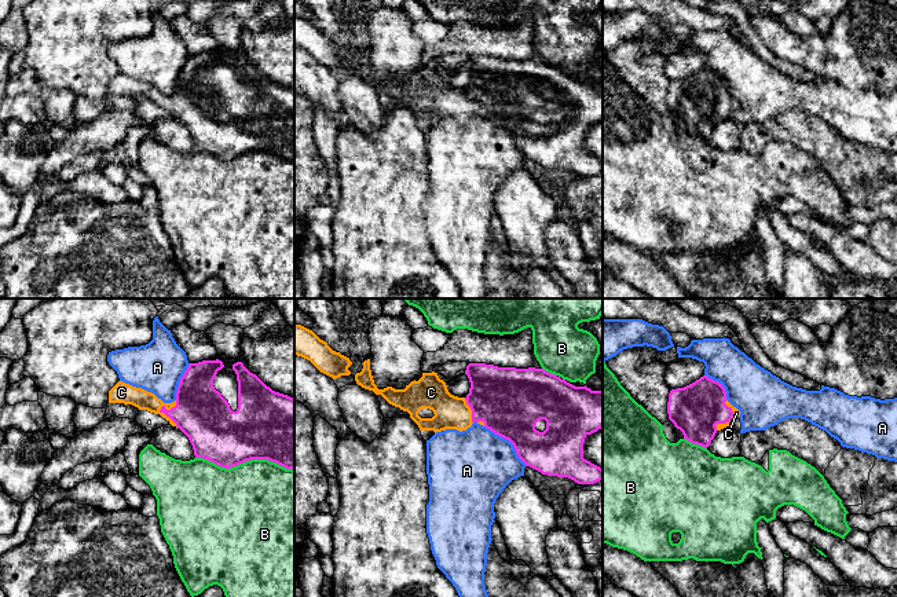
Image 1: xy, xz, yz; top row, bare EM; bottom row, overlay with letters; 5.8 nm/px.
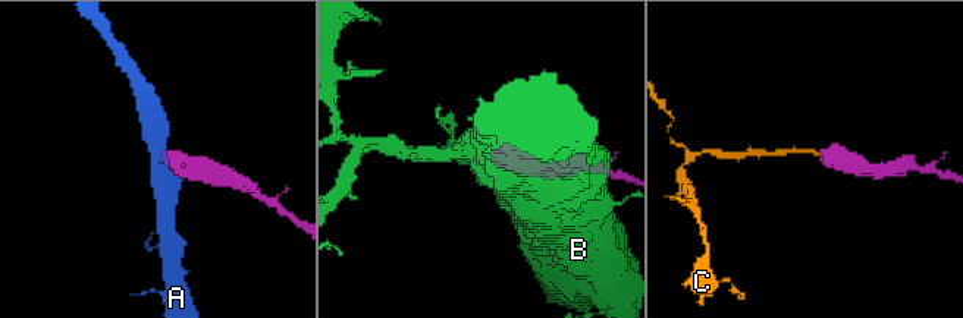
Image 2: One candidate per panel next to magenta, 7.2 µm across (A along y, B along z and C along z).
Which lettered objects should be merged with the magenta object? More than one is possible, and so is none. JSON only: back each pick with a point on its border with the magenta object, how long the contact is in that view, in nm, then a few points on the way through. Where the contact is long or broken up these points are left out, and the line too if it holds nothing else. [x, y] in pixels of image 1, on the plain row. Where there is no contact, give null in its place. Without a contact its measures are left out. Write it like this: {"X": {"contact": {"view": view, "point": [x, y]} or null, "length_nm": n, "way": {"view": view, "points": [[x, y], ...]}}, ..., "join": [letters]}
{"C": {"contact": {"view": "xy", "point": [167, 107]}, "length_nm": 160, "way": {"view": "xy", "points": [[201, 105], [167, 107], [150, 94], [139, 90]]}}, "join": ["C"]}

